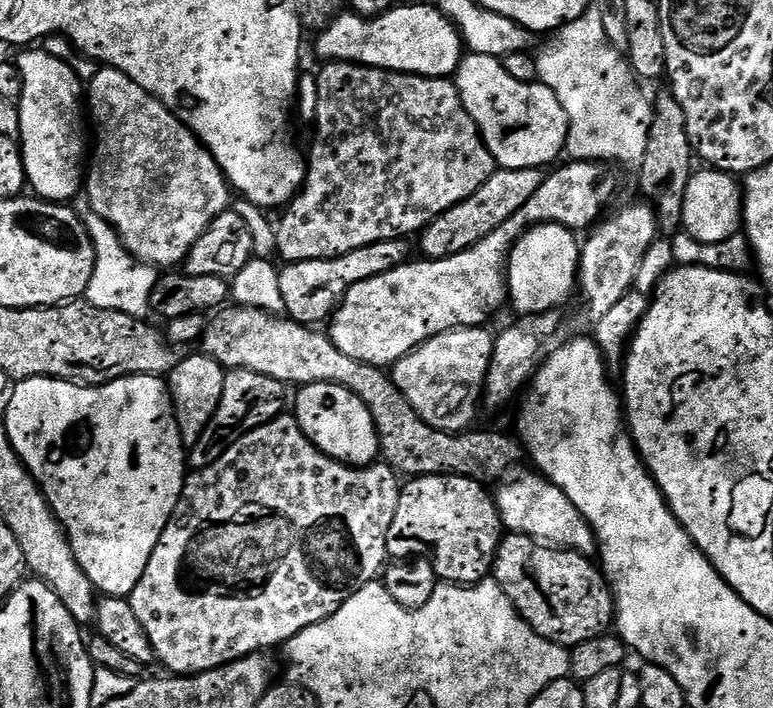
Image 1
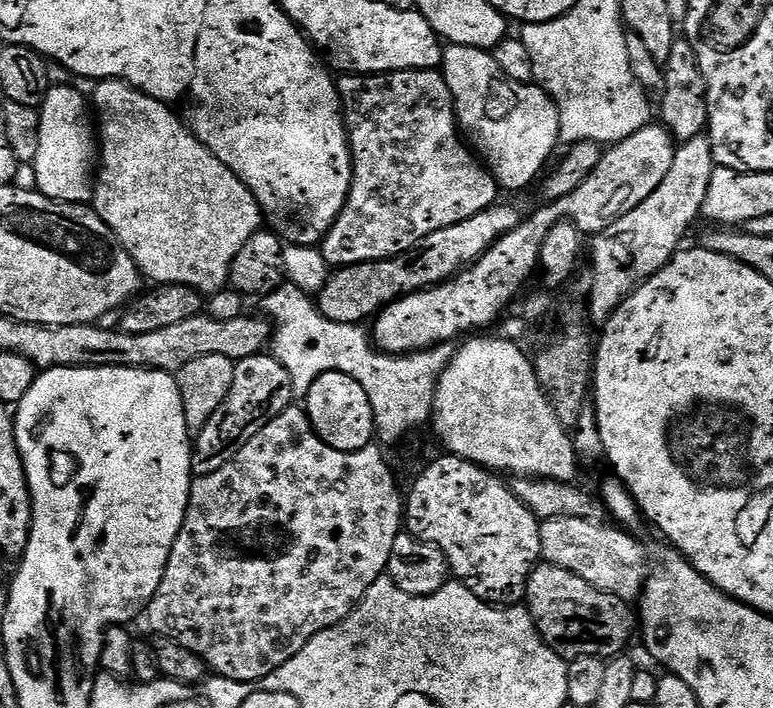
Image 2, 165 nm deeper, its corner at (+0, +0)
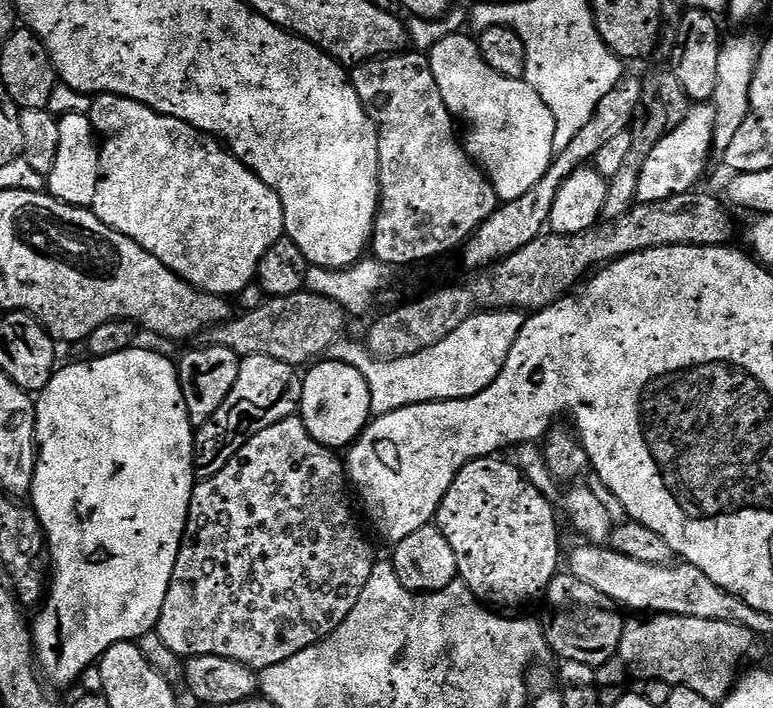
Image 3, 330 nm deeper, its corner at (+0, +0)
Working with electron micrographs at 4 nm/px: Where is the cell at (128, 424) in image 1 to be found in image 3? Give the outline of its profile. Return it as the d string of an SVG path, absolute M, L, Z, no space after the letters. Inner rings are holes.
M139 346L127 348L118 354L110 354L106 358L88 358L85 361L85 364L68 364L65 368L63 365L53 372L48 385L35 397L38 455L30 493L30 507L39 518L40 527L44 529L47 555L52 555L52 580L50 576L50 587L39 605L40 613L37 614L36 621L31 621L30 627L39 671L49 685L57 684L60 688L66 687L67 684L75 685L83 672L93 667L104 652L110 650L110 646L127 640L139 641L139 636L151 633L155 629L162 614L162 602L166 602L166 590L170 590L174 562L180 553L184 528L188 524L192 489L198 480L194 467L194 425L190 422L186 410L186 398L182 394L177 365L173 361L171 364L162 353L151 352L150 349Z

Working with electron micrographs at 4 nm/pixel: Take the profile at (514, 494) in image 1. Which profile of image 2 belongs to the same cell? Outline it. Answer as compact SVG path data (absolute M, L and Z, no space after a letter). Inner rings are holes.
M559 516L540 521L540 551L547 563L562 566L590 582L590 586L632 602L644 591L650 567L643 546L628 532L631 531L621 530L608 522Z

